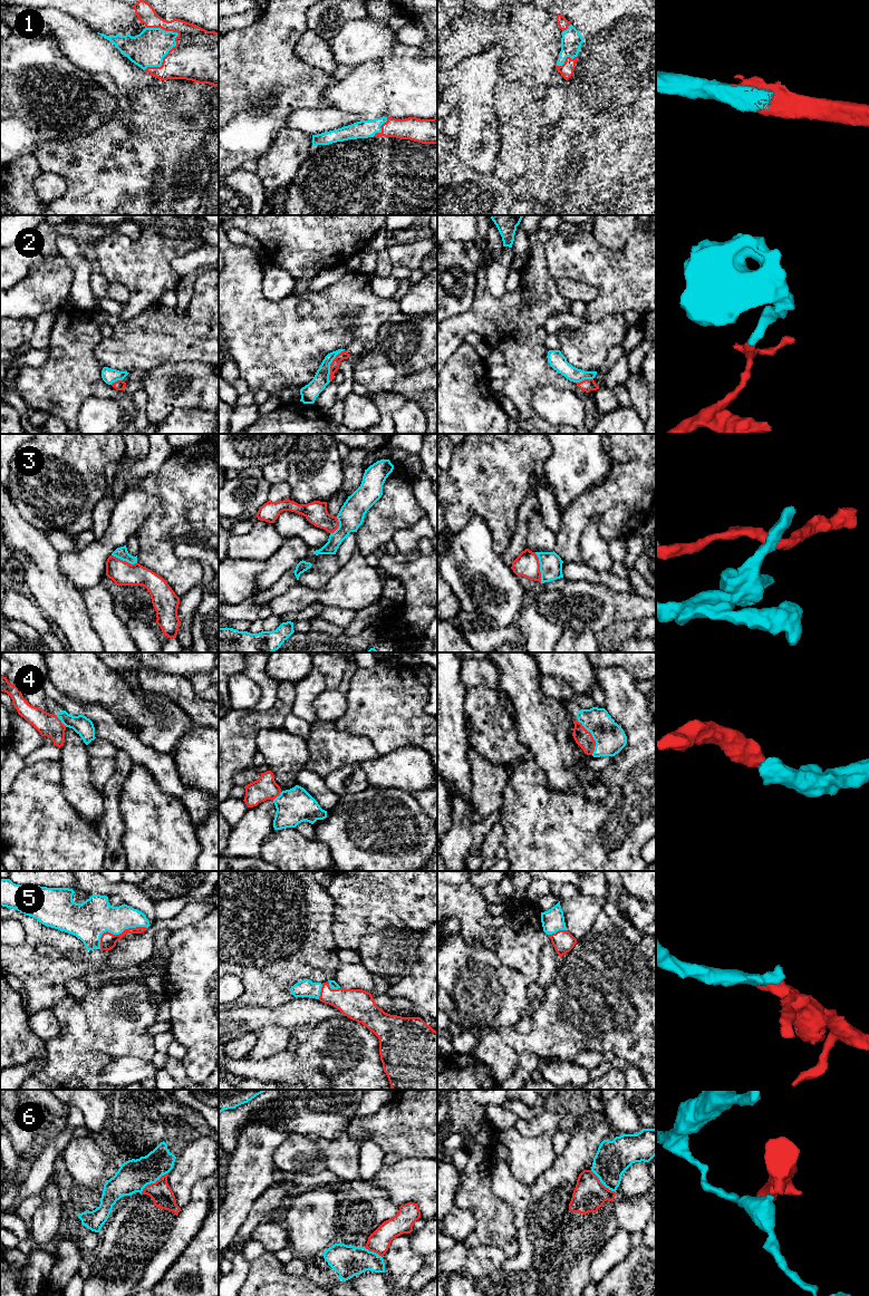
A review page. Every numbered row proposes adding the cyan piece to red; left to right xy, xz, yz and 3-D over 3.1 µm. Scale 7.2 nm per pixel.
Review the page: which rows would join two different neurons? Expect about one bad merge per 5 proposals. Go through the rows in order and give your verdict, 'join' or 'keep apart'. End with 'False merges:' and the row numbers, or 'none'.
1: join
2: keep apart
3: keep apart
4: join
5: join
6: keep apart
False merges: 2, 3, 6

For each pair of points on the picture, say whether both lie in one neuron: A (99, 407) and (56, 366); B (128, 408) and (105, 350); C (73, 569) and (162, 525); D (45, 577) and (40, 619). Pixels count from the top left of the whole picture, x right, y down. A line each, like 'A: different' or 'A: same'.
A: different
B: different
C: different
D: different

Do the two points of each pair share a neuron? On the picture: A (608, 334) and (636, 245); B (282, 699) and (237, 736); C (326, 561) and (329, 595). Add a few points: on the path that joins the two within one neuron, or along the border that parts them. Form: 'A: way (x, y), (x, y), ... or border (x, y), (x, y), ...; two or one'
A: border (623, 312), (608, 313), (590, 322); two
B: way (274, 712), (267, 719), (249, 724); one
C: border (340, 567), (322, 587), (316, 589), (302, 587); two

